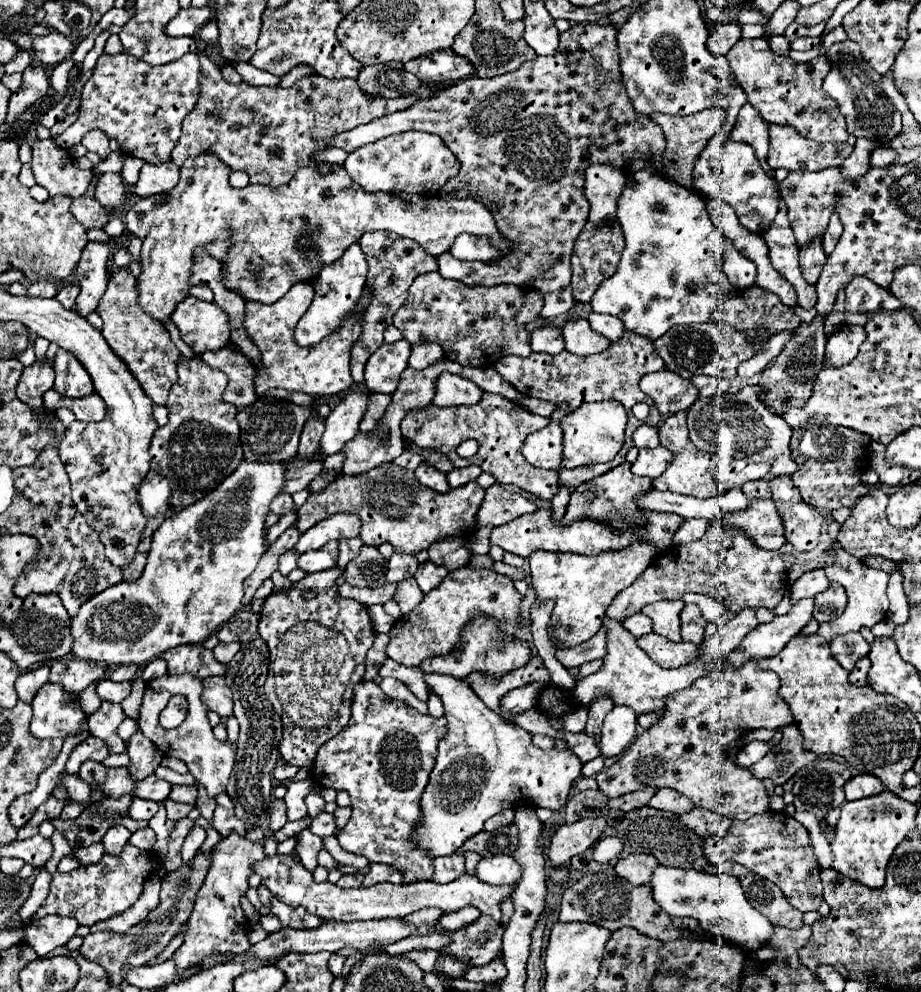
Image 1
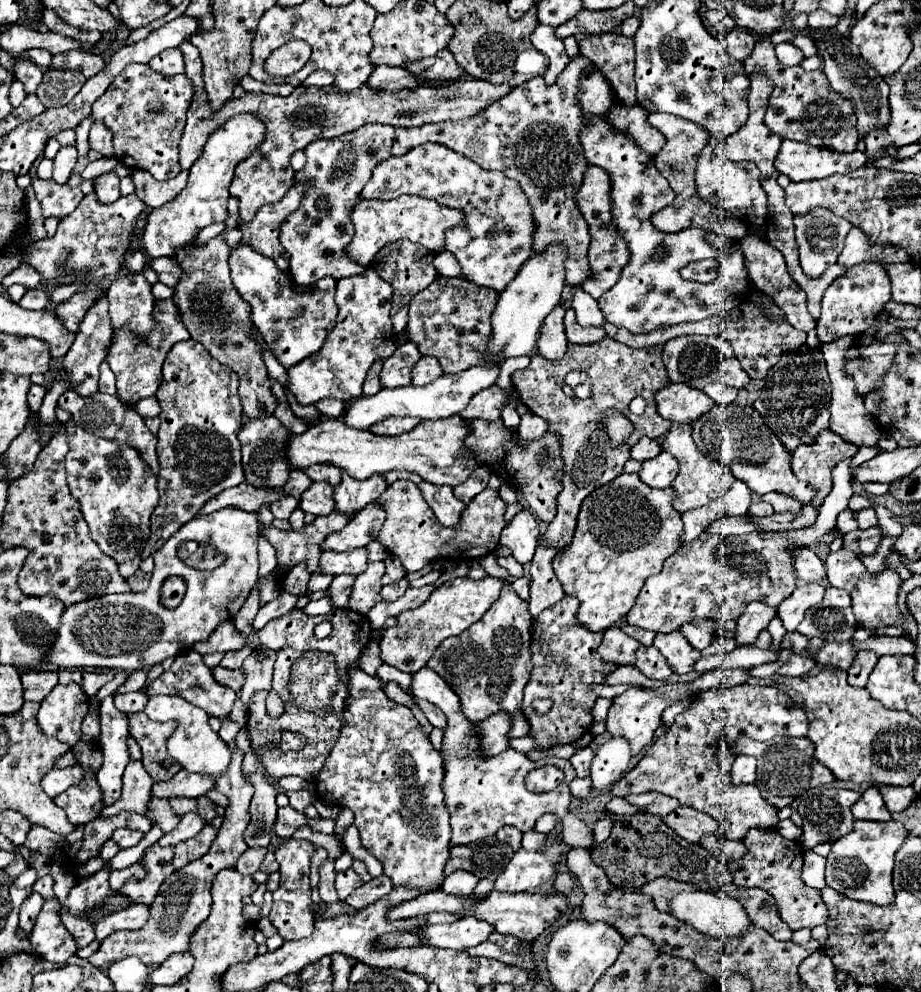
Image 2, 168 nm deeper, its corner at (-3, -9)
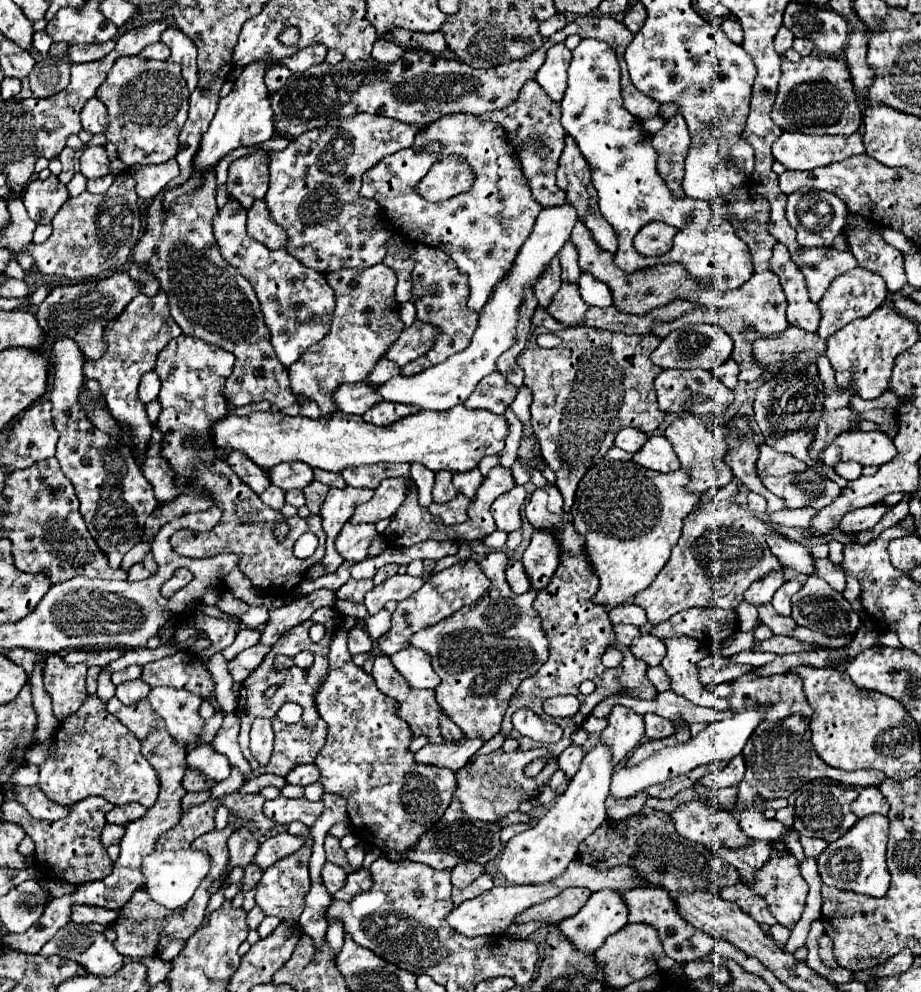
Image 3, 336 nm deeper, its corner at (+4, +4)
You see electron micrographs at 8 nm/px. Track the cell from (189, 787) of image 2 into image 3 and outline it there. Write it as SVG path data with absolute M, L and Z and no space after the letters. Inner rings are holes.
M212 747L190 749L188 755L186 755L186 765L188 765L188 769L194 769L194 771L202 773L204 777L208 777L216 783L230 777L228 759L220 753L216 753Z

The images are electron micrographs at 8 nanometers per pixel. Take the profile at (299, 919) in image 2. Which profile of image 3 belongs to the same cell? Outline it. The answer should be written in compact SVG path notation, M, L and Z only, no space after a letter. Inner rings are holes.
M302 847L300 851L280 859L280 863L274 863L268 867L256 887L256 903L262 907L266 915L274 915L280 921L296 923L302 909L304 909L304 897L310 889L310 877L308 877L308 859L310 859L310 849Z

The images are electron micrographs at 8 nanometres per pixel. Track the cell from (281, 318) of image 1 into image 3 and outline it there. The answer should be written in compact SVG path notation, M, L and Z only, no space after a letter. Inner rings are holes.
M378 263L368 269L333 271L326 274L326 279L336 297L330 333L322 341L314 343L294 365L290 365L288 373L292 391L316 401L322 415L328 417L336 411L332 405L332 391L344 383L364 381L374 363L392 345L392 339L400 335L404 325L400 321L398 303L394 301L396 275L390 267ZM314 353L316 361L312 359Z

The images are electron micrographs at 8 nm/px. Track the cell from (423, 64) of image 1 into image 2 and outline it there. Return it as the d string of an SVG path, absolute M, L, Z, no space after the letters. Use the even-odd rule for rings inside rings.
M443 48L437 56L433 58L423 58L423 60L415 60L409 62L407 68L417 76L417 80L421 82L455 82L457 78L461 78L465 72L459 68L459 64L455 62L455 58L451 56L451 52L447 48Z

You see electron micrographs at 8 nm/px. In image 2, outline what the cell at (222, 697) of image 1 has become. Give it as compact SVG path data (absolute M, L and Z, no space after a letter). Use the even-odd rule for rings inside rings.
M187 650L187 652L181 652L181 656L175 658L173 666L169 670L165 670L157 680L149 682L149 686L145 688L147 696L157 696L157 694L171 694L171 696L181 696L185 698L187 702L203 708L209 716L215 716L215 718L221 718L225 720L231 712L231 706L235 702L235 692L231 692L231 688L227 686L221 686L211 670L203 664L203 658L195 652L195 650Z

